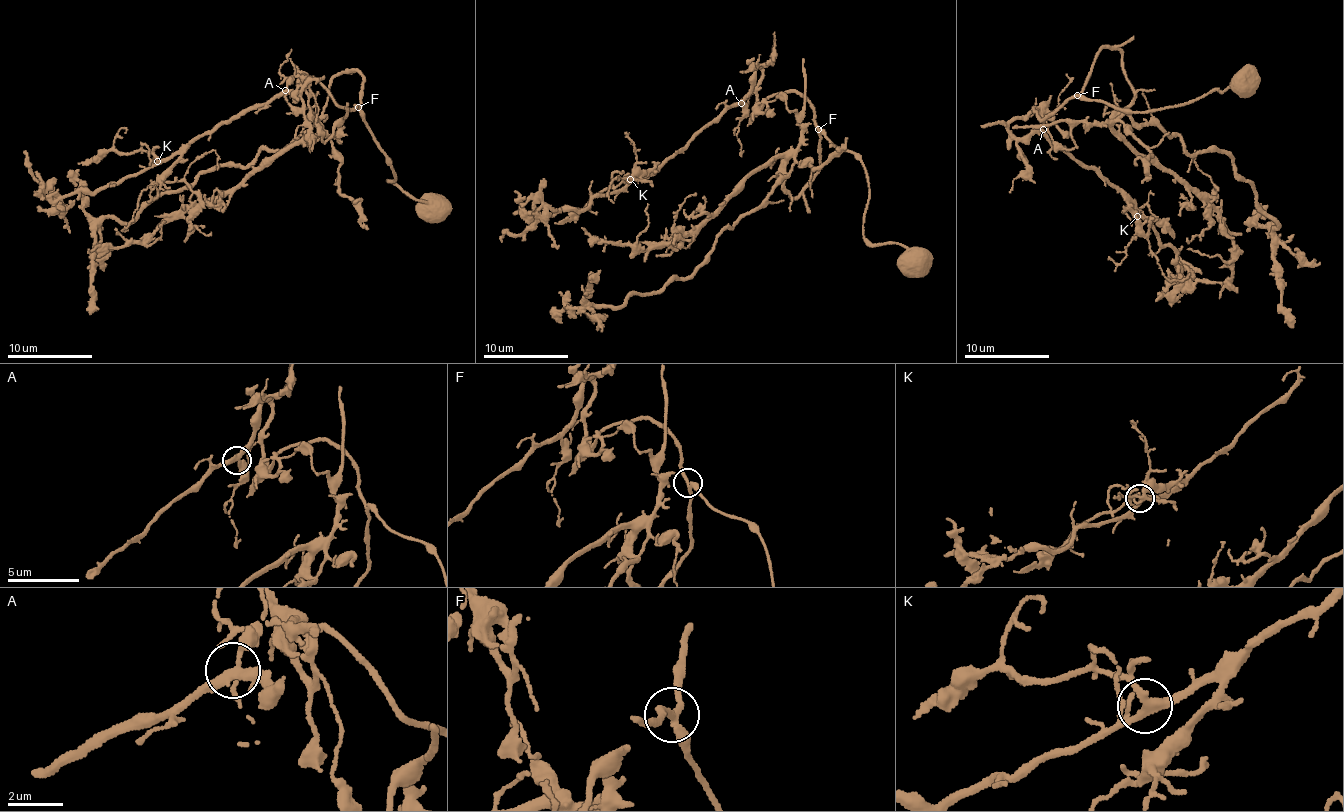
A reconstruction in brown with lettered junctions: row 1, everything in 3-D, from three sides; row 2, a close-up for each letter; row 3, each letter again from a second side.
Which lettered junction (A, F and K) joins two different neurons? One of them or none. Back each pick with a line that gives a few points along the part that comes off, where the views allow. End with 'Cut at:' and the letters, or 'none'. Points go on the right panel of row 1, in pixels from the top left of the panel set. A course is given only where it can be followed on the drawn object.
F: foreign part runs (1078, 95), (1009, 129), (1041, 133), (1118, 186), (1172, 248), (1182, 276), (1193, 274), (1182, 246)
Cut at: F

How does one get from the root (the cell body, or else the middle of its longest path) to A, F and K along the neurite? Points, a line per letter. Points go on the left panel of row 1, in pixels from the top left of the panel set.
A: (432, 211), (386, 180), (395, 171), (358, 107), (342, 108), (305, 76), (299, 98), (285, 90)
F: (432, 211), (421, 213), (426, 203), (405, 195), (386, 180), (394, 179), (395, 171), (358, 107)
K: (432, 211), (386, 180), (395, 171), (358, 107), (342, 108), (305, 76), (299, 98), (273, 98), (157, 161)

